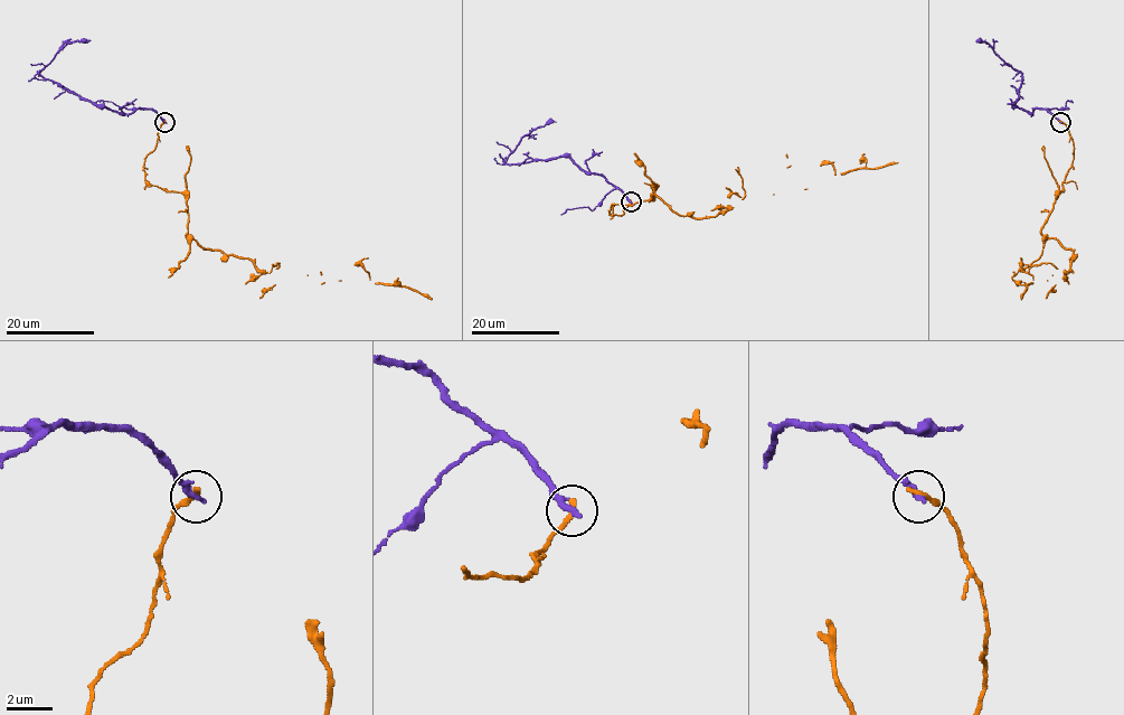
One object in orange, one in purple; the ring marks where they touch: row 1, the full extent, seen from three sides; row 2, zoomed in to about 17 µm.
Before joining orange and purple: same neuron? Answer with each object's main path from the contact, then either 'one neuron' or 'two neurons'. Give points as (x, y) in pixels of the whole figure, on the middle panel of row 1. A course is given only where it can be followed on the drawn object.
course orange (631, 203), (621, 216), (608, 213), (650, 199), (653, 182), (683, 216), (715, 217), (745, 197), (898, 162); course purple (631, 203), (603, 177), (585, 172), (568, 157), (506, 162), (520, 140), (537, 128), (556, 122); two neurons

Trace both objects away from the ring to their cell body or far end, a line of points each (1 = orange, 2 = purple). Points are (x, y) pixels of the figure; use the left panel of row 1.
1: (166, 122), (145, 180), (183, 196), (186, 235), (205, 248), (265, 272), (406, 285), (432, 299)
2: (166, 122), (152, 110), (138, 109), (119, 114), (93, 104), (39, 73), (67, 44), (91, 40)

